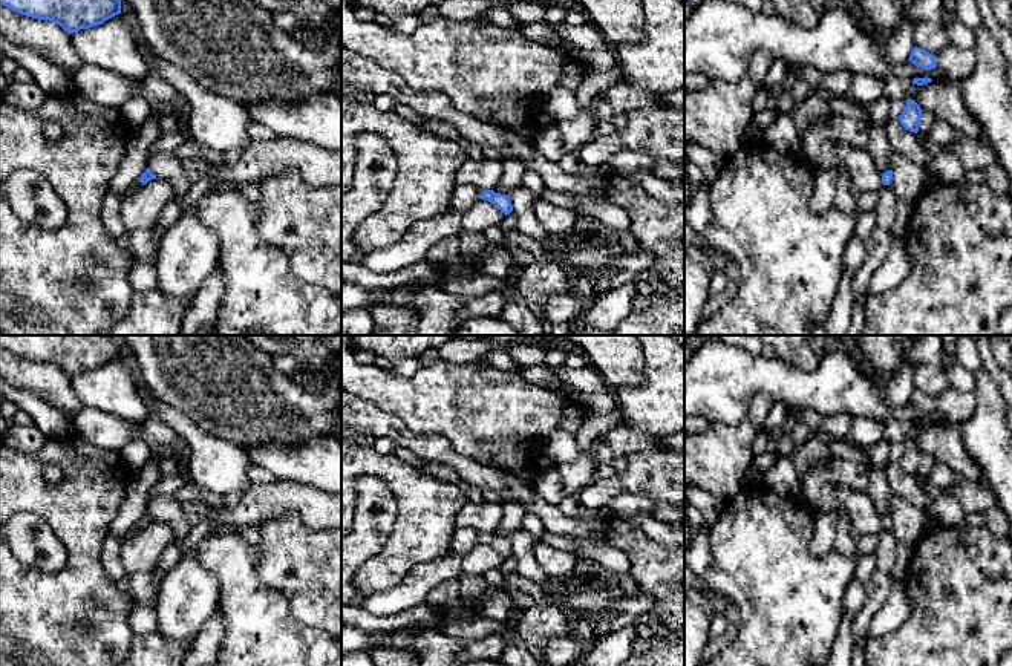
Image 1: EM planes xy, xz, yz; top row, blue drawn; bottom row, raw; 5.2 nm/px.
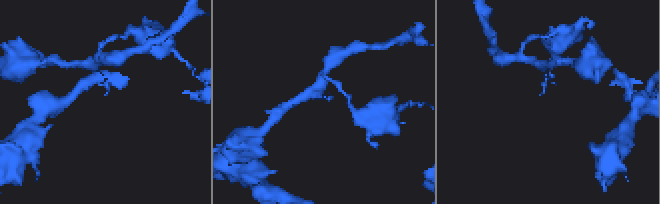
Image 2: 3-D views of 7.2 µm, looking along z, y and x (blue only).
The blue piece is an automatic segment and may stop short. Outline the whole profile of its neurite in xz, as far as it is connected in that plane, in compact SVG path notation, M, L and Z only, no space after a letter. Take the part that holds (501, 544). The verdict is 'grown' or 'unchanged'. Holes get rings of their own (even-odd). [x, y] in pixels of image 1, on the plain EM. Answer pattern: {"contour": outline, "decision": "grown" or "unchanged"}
{"contour": "M493 533L482 534L482 542L495 547L505 559L513 554L513 548L507 537L495 536Z", "decision": "unchanged"}

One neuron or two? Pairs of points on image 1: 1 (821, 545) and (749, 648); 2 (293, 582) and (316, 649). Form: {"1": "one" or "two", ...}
{"1": "two", "2": "two"}

